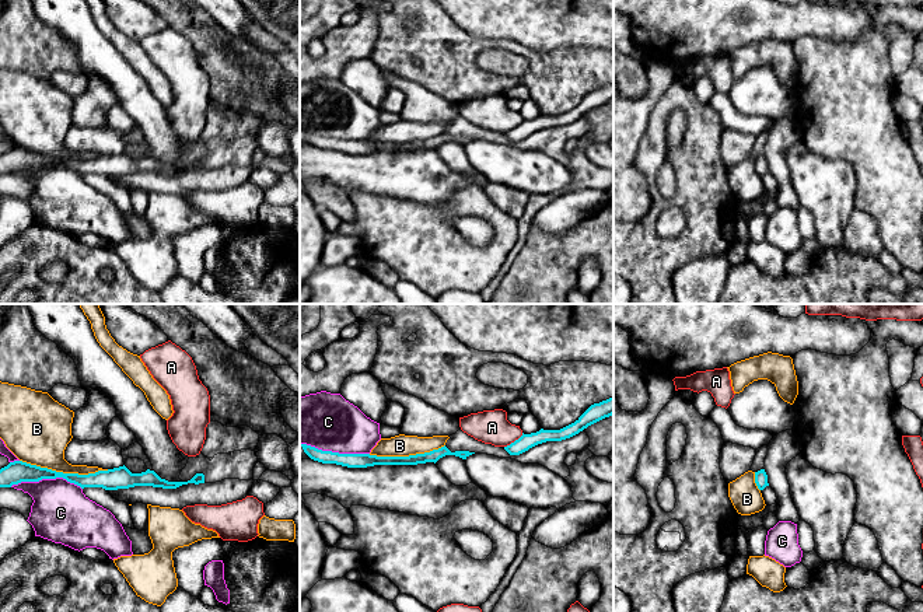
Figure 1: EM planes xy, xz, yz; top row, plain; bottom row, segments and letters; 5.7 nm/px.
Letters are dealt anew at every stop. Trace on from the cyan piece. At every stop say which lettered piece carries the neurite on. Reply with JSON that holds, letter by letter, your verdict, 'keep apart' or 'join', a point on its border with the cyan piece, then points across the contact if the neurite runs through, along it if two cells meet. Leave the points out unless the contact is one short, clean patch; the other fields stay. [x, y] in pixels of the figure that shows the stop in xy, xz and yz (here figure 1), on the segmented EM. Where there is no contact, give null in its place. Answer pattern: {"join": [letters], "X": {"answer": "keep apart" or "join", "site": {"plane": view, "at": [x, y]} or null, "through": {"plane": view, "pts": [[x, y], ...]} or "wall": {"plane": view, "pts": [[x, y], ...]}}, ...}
{"join": [], "A": {"answer": "keep apart", "site": {"plane": "xz", "at": [514, 441]}}, "B": {"answer": "keep apart", "site": {"plane": "xy", "at": [65, 474]}}, "C": {"answer": "keep apart", "site": {"plane": "xy", "at": [46, 478]}}}

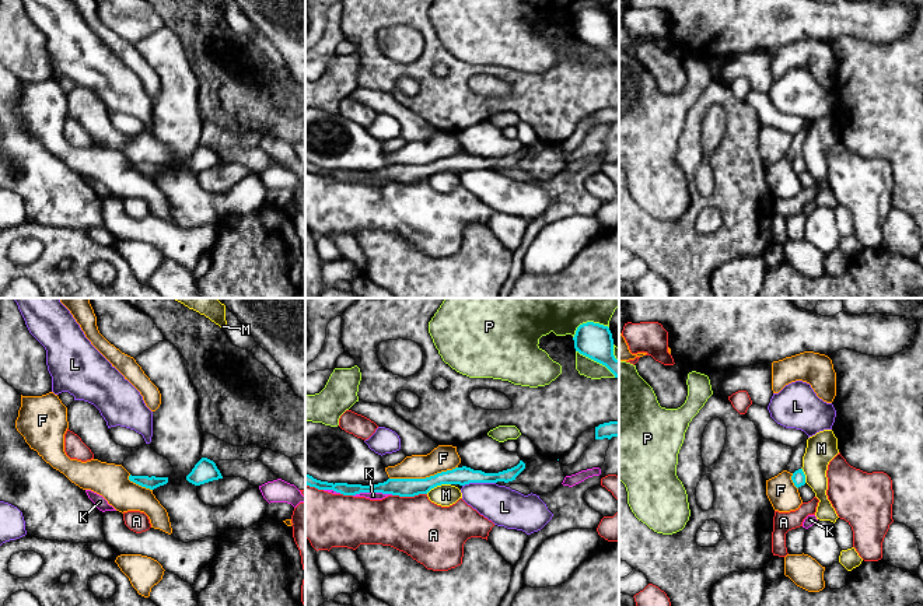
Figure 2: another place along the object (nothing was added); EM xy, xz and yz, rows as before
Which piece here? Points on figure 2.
{"join": [], "A": {"answer": "keep apart", "site": {"plane": "xz", "at": [409, 496]}}, "F": {"answer": "keep apart", "site": {"plane": "xz", "at": [423, 479]}}, "K": {"answer": "keep apart", "site": {"plane": "xz", "at": [373, 491]}}, "L": {"answer": "keep apart", "site": {"plane": "xz", "at": [478, 482]}}, "M": {"answer": "keep apart", "site": {"plane": "xz", "at": [437, 484]}}, "P": {"answer": "keep apart", "site": {"plane": "xz", "at": [587, 322]}}}

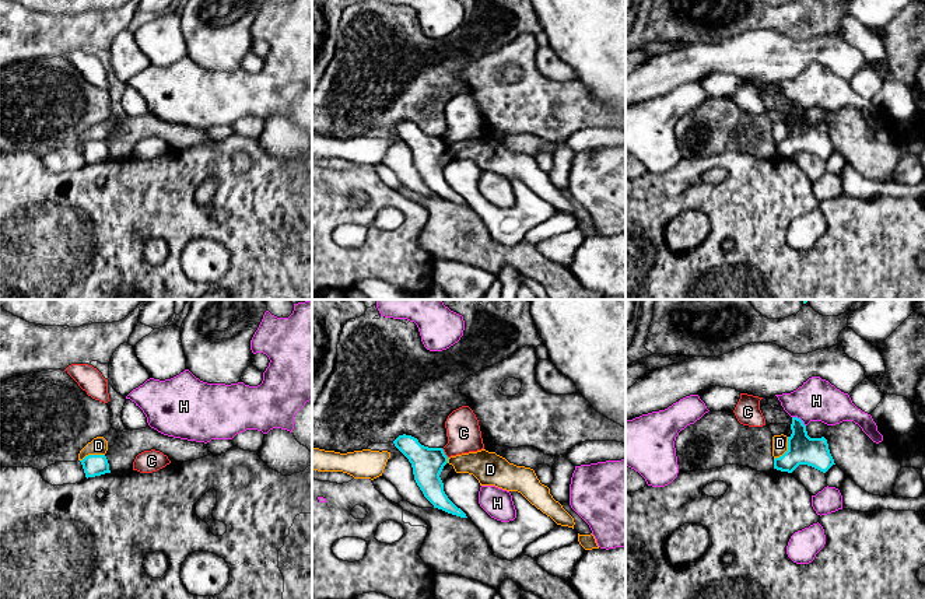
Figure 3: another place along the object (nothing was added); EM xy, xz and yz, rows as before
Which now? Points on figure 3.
{"join": [], "C": {"answer": "keep apart", "site": {"plane": "xz", "at": [444, 452]}, "wall": {"plane": "xz", "pts": [[441, 448], [448, 456]]}}, "D": {"answer": "keep apart", "site": {"plane": "yz", "at": [788, 449]}, "wall": {"plane": "yz", "pts": [[788, 437], [788, 448], [774, 459]]}}, "H": {"answer": "keep apart", "site": {"plane": "yz", "at": [799, 419]}}}

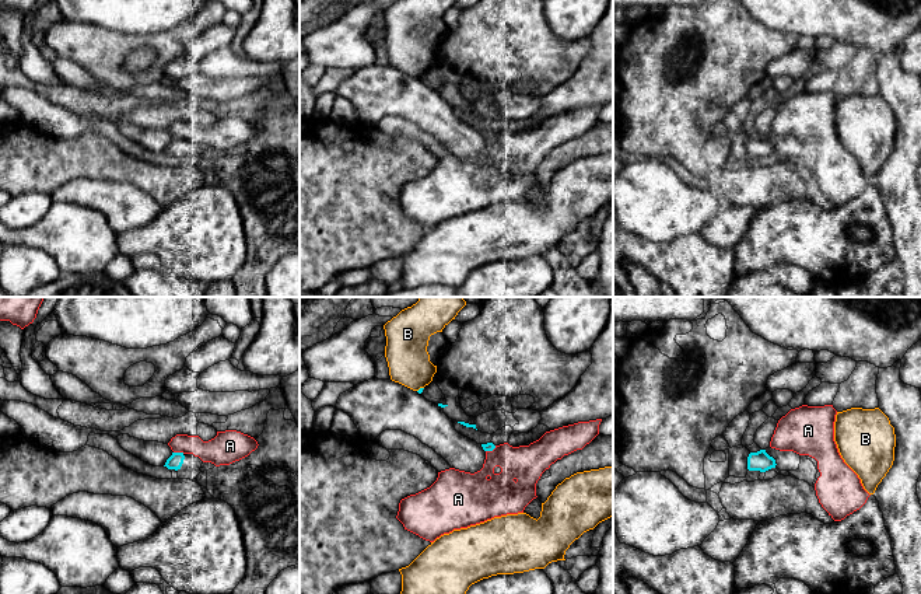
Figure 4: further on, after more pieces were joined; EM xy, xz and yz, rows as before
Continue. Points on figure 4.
{"join": [], "A": {"answer": "keep apart", "site": {"plane": "xy", "at": [179, 453]}}, "B": {"answer": "keep apart", "site": {"plane": "xz", "at": [420, 388]}, "wall": {"plane": "xz", "pts": [[423, 387], [417, 391]]}}}

